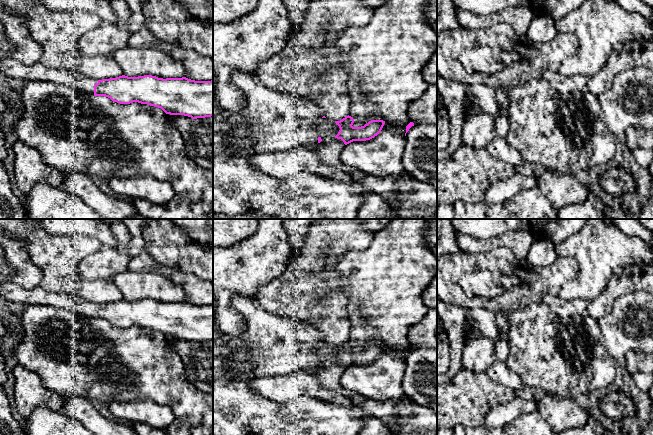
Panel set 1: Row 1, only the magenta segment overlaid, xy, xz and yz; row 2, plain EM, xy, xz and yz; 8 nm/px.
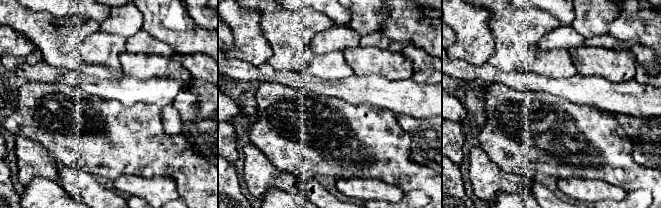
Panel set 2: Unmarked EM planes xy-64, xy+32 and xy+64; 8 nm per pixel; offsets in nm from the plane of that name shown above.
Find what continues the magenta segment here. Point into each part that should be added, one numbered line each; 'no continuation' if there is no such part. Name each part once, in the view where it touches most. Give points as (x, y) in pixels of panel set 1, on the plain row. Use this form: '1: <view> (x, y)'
1: xy (9, 291)

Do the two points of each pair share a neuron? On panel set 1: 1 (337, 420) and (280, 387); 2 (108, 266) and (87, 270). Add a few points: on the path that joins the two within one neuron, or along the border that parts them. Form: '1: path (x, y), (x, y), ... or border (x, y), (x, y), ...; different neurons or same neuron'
1: border (319, 399), (299, 394), (282, 403), (273, 402); different neurons
2: path (103, 266), (92, 267); same neuron

